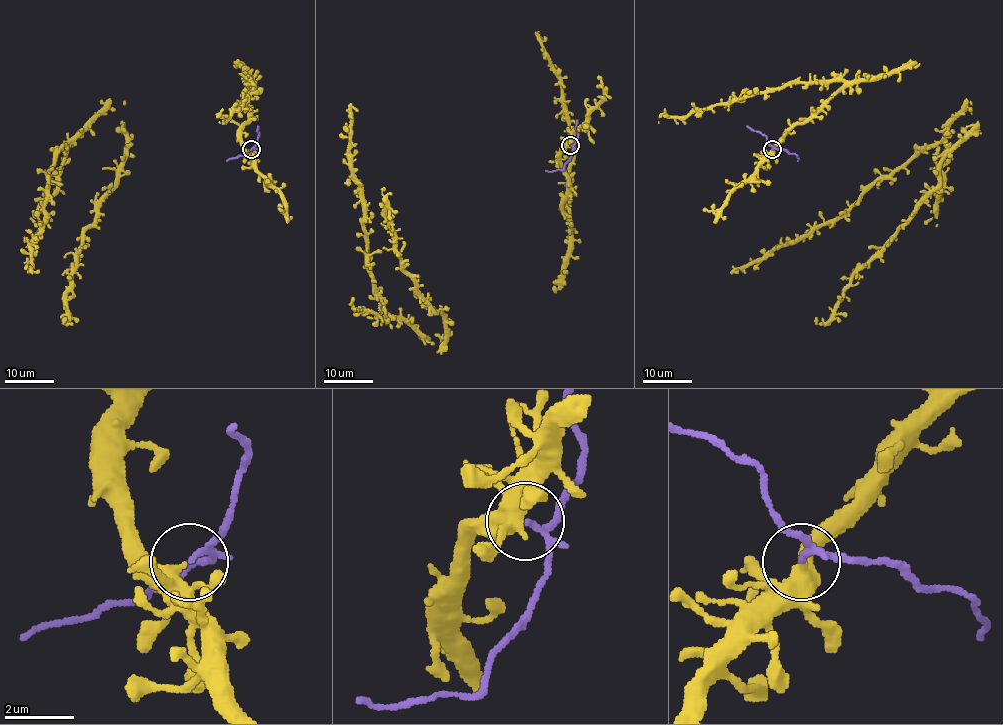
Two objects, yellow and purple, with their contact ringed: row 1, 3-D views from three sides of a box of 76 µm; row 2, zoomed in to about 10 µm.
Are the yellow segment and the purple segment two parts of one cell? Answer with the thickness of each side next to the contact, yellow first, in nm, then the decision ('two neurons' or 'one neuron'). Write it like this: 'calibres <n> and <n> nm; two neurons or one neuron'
calibres 380 and 130 nm; two neurons

